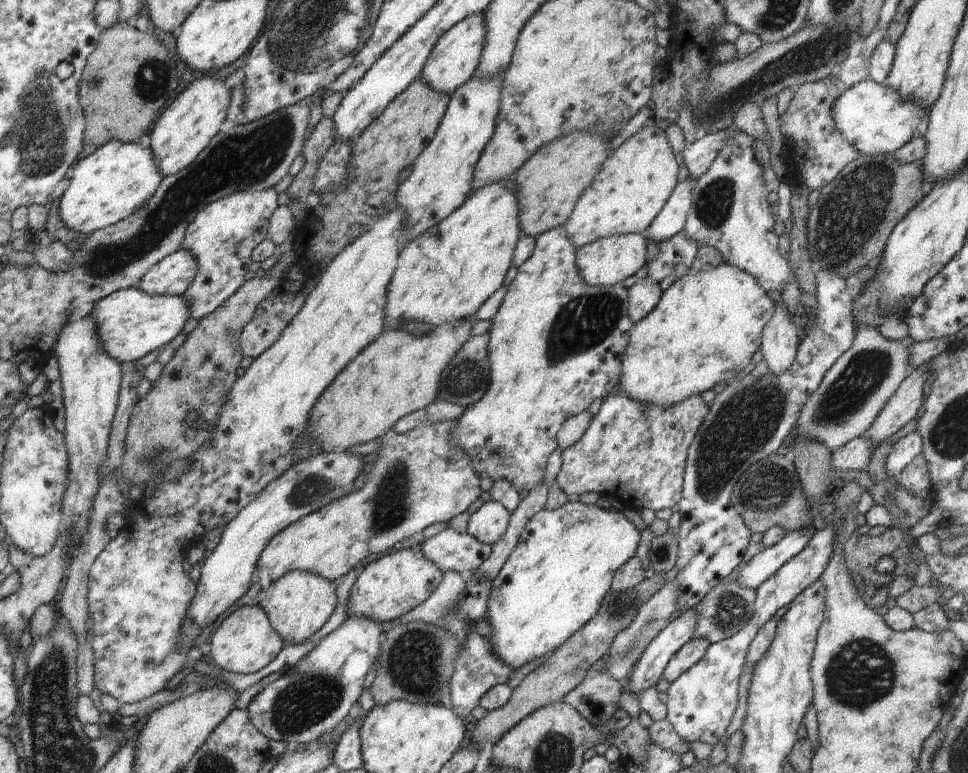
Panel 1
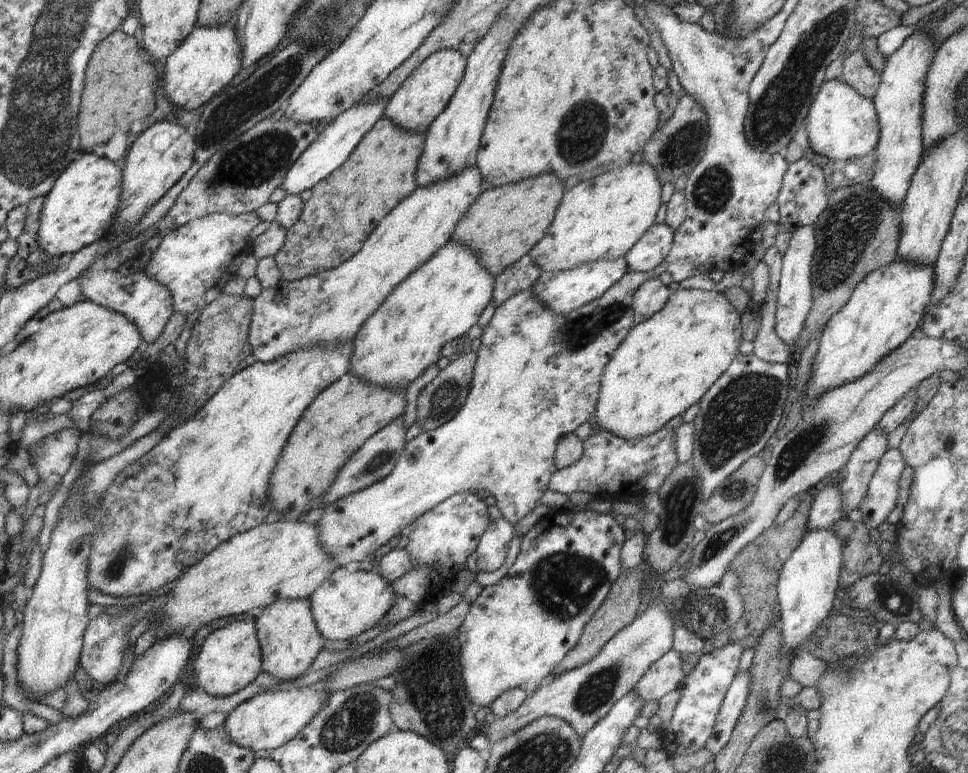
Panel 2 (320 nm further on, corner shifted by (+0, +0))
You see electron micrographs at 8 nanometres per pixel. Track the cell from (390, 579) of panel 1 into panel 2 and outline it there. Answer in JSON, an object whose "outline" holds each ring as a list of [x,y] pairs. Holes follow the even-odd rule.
{"outline":[[[338,567],[309,598],[312,616],[318,632],[325,640],[353,640],[359,634],[377,626],[398,599],[391,583],[370,571],[349,572]]]}

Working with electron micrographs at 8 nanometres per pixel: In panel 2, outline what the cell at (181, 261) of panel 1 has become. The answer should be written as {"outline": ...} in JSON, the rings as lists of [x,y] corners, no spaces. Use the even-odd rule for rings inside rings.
{"outline":[[[90,268],[78,278],[78,282],[81,293],[87,296],[88,300],[132,321],[132,324],[135,324],[140,331],[143,344],[146,345],[156,342],[156,339],[161,337],[174,311],[173,298],[168,288],[142,271],[133,273],[131,276],[123,276],[116,270],[92,270]]]}

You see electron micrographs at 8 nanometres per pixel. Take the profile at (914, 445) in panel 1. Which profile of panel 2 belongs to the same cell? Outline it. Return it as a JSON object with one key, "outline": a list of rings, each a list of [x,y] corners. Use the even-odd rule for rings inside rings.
{"outline":[[[888,449],[880,458],[859,509],[869,529],[877,528],[897,505],[899,478],[906,467],[901,449]]]}

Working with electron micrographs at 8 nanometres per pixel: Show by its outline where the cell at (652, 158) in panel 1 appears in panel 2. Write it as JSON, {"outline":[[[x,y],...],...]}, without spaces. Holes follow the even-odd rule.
{"outline":[[[630,162],[621,169],[579,182],[563,194],[546,234],[528,255],[542,272],[567,271],[594,261],[625,257],[655,224],[661,187],[655,168],[644,162]]]}

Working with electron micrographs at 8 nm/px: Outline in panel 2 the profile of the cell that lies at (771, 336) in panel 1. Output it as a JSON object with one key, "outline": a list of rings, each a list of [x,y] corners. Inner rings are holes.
{"outline":[[[814,225],[798,227],[793,232],[789,246],[780,264],[781,275],[777,292],[775,331],[787,345],[791,346],[792,350],[812,306],[811,262],[815,255],[815,250]]]}

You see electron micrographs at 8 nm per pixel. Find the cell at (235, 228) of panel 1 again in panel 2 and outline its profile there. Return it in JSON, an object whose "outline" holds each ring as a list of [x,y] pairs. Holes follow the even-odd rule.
{"outline":[[[256,212],[238,216],[224,213],[191,220],[169,232],[141,271],[163,284],[173,298],[173,310],[186,316],[203,308],[223,294],[224,287],[237,275],[238,266],[252,252],[248,234],[262,222]]]}

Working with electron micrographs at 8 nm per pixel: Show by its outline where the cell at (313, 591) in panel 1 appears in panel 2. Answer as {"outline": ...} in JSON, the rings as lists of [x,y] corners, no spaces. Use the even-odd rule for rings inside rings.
{"outline":[[[278,599],[262,610],[254,622],[261,648],[261,670],[282,682],[306,674],[314,659],[324,649],[325,641],[316,628],[309,599]]]}

